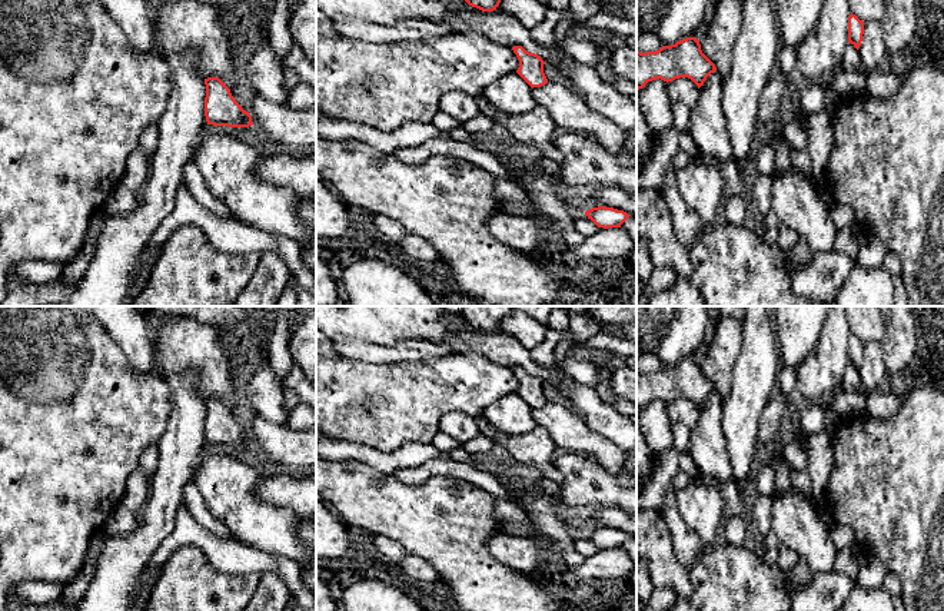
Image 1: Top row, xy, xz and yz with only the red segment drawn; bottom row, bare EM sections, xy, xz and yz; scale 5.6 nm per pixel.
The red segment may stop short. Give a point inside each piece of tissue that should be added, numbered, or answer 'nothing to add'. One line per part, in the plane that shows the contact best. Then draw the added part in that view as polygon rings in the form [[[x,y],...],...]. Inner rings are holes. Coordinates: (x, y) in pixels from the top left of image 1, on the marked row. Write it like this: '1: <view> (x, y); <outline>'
nothing to add

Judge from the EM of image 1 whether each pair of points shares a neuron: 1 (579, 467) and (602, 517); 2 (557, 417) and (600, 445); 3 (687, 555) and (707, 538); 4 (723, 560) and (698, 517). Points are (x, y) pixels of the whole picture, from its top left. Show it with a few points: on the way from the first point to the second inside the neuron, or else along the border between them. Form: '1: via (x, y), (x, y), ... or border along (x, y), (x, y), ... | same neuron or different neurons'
1: border along (604, 505), (618, 505), (621, 508) | different neurons
2: via (567, 427), (578, 438), (590, 442) | same neuron
3: border along (681, 517), (705, 548) | different neurons
4: border along (720, 537), (705, 550) | different neurons

